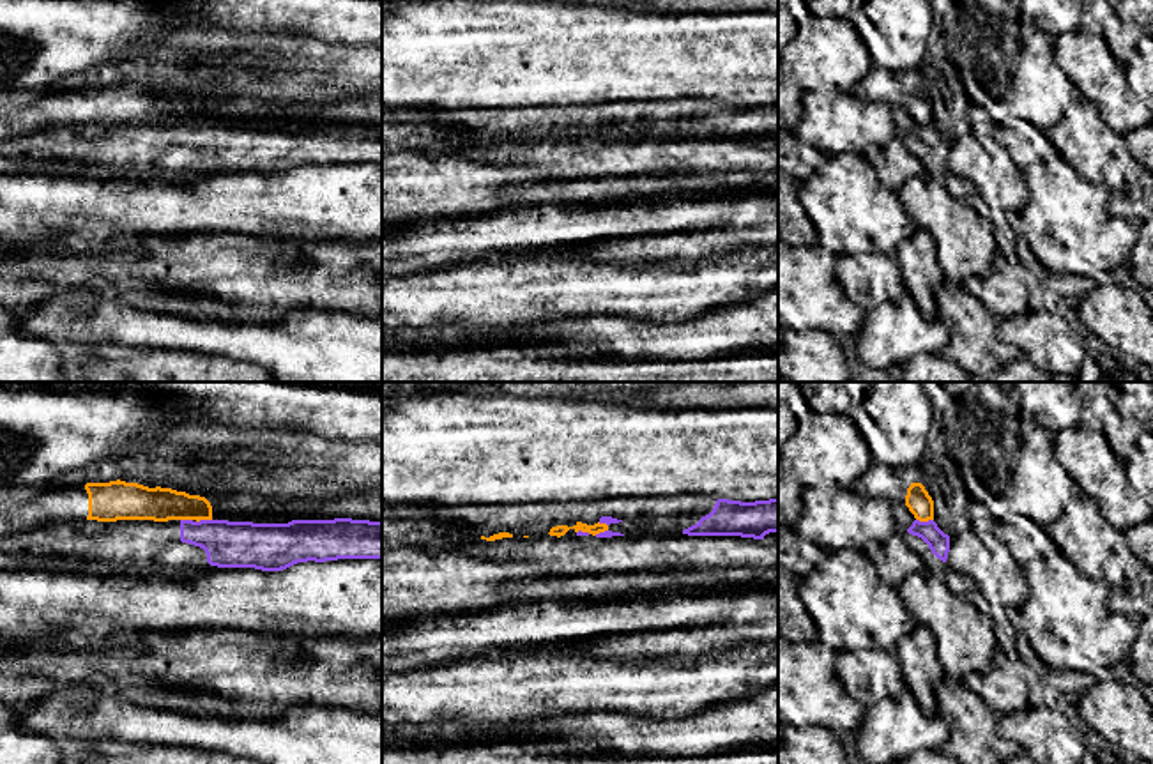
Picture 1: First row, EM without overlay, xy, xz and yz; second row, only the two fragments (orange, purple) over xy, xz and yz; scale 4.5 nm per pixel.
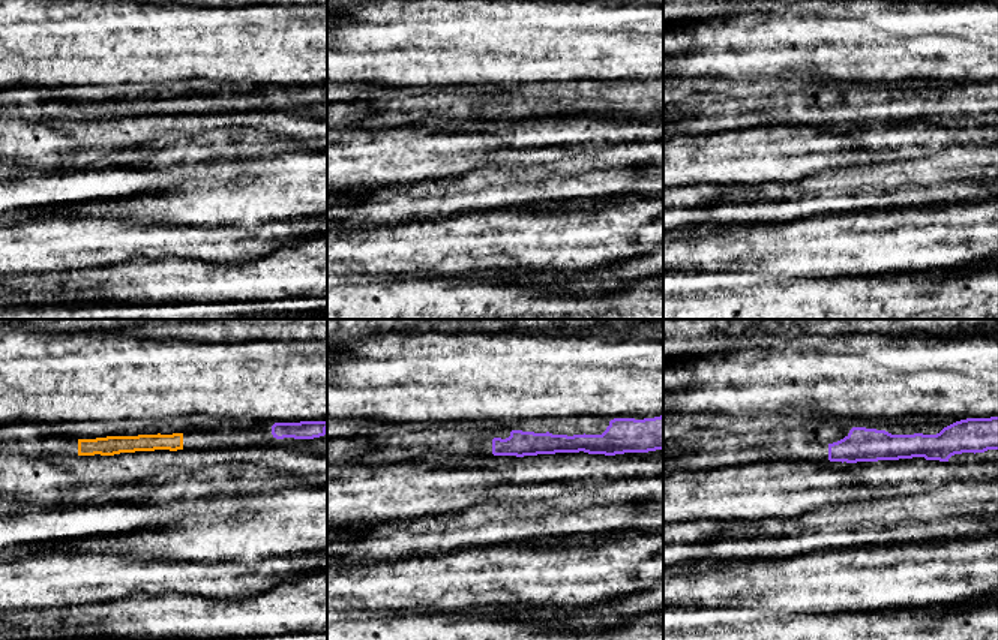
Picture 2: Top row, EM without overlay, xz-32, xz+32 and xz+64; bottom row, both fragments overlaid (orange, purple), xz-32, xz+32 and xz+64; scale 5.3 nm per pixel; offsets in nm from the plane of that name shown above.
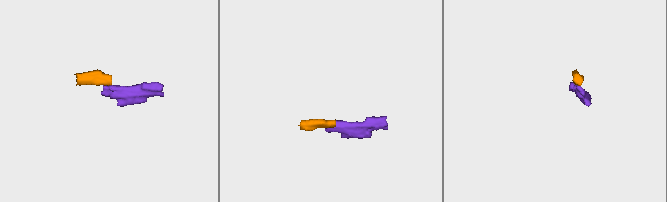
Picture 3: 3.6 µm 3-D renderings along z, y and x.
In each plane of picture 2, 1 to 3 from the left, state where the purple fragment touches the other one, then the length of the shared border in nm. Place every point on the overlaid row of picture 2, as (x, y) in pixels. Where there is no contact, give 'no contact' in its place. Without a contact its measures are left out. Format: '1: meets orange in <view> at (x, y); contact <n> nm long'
1: no contact
2: no contact
3: no contact

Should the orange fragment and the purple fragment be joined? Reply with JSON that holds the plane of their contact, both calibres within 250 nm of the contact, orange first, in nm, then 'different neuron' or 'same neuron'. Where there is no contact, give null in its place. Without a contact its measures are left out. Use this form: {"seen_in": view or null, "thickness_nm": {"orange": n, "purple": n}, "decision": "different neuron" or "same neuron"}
{"seen_in": "yz", "thickness_nm": {"orange": 120, "purple": 100}, "decision": "different neuron"}

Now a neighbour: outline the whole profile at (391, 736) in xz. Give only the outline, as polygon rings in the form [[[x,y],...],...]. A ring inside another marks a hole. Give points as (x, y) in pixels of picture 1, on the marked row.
[[[419,725],[382,727],[382,764],[778,764],[778,748],[750,745],[711,755],[626,755],[575,750],[568,745],[529,745],[515,737],[467,741],[423,736]]]

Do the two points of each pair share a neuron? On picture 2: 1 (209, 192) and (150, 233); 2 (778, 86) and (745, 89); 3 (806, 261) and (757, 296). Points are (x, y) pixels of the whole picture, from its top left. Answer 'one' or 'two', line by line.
1: two
2: one
3: two

